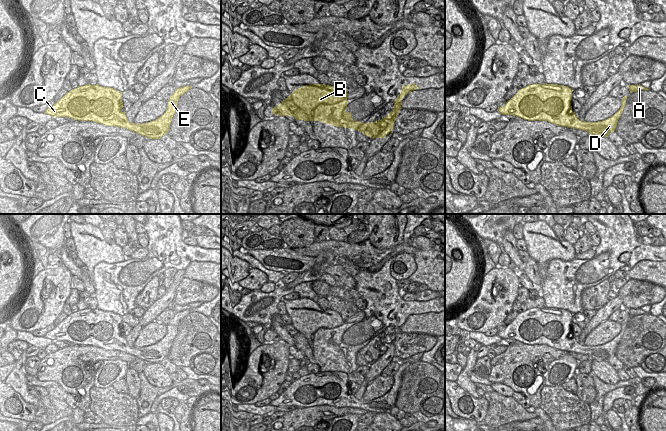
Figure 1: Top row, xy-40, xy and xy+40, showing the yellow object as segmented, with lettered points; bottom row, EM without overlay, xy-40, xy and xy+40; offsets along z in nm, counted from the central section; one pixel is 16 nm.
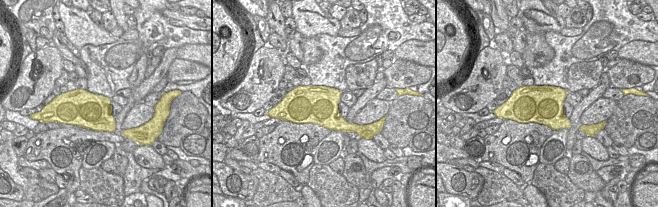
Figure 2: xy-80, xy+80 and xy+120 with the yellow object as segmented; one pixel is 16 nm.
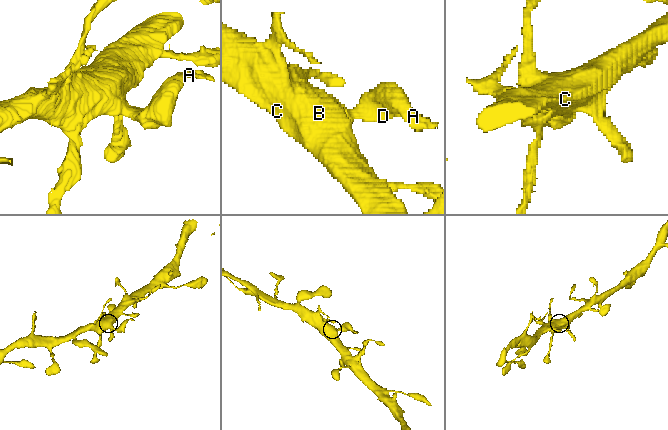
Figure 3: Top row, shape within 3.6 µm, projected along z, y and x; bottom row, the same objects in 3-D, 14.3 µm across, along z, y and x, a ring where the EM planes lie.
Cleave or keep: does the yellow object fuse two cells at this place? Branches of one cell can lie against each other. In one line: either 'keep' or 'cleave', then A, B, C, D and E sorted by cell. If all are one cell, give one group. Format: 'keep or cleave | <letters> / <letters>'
keep | A B C D E

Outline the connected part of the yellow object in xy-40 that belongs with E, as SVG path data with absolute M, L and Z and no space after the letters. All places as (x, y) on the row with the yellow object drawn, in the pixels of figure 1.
M86 84L67 92L45 114L53 117L67 117L78 121L91 121L105 126L121 127L149 139L160 139L167 134L172 118L178 108L181 95L192 86L177 88L167 100L166 111L157 119L142 123L130 123L122 111L122 92L99 85Z

